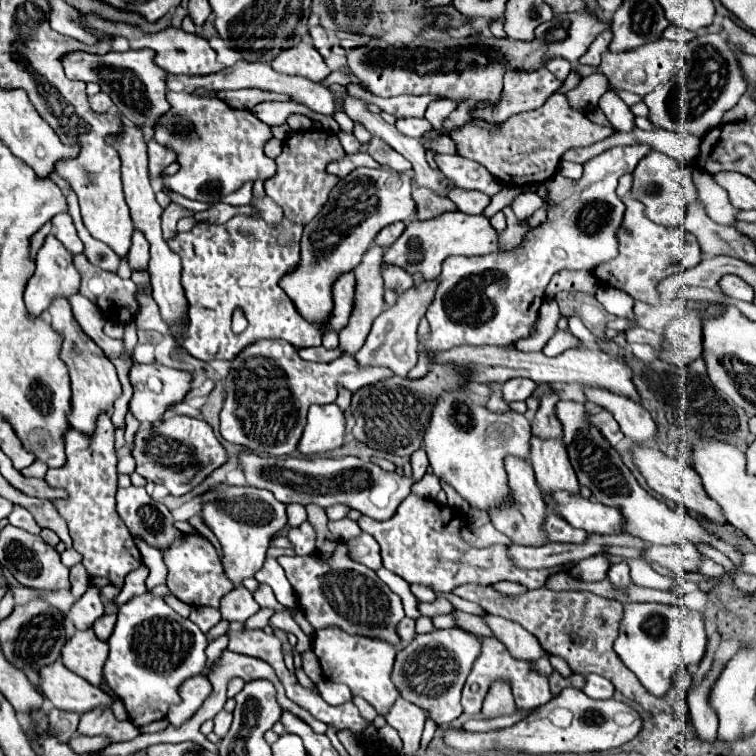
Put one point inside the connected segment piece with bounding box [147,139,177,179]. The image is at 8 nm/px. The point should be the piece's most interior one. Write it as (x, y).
(159, 157)

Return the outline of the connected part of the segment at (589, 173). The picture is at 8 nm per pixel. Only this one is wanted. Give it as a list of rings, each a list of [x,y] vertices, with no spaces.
[[[651,145],[611,147],[583,165],[585,173],[579,181],[565,179],[559,173],[549,179],[549,217],[543,225],[531,229],[515,251],[479,257],[455,255],[445,259],[443,271],[437,277],[439,287],[435,299],[425,315],[429,319],[431,333],[429,339],[421,339],[423,351],[419,353],[419,363],[407,379],[421,379],[427,373],[429,357],[437,351],[447,351],[459,345],[507,347],[515,345],[519,339],[531,337],[539,319],[545,287],[557,271],[591,271],[595,265],[617,255],[615,231],[625,213],[625,205],[615,195],[617,179],[625,173],[633,173],[639,159],[645,157],[649,149]]]

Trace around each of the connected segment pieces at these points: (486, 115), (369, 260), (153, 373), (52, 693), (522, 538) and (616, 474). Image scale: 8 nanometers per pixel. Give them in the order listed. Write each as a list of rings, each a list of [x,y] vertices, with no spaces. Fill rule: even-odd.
[[[541,67],[537,71],[507,71],[505,79],[503,79],[503,91],[501,91],[501,97],[495,105],[489,105],[489,103],[481,103],[481,107],[477,107],[477,111],[473,111],[473,119],[481,119],[485,123],[503,123],[507,117],[515,115],[515,113],[523,113],[523,111],[531,111],[531,109],[537,109],[545,103],[547,97],[551,97],[555,91],[559,91],[561,87],[561,81],[555,79],[555,75],[551,71],[547,71],[547,68]]]
[[[371,245],[371,249],[363,257],[363,263],[353,269],[353,275],[355,275],[355,281],[357,281],[357,285],[355,285],[355,297],[353,297],[353,311],[351,311],[349,323],[339,331],[339,347],[343,347],[345,353],[349,353],[349,355],[355,355],[361,349],[361,345],[365,343],[365,339],[367,339],[367,335],[371,331],[373,319],[385,307],[381,263],[383,263],[383,249],[379,249],[377,245]]]
[[[133,363],[131,371],[129,371],[129,379],[133,385],[133,399],[129,403],[129,411],[133,413],[133,417],[139,423],[159,423],[163,421],[165,411],[175,405],[181,403],[185,399],[185,395],[191,391],[191,373],[189,371],[181,371],[175,367],[165,367],[161,363]]]
[[[61,661],[41,667],[39,671],[39,691],[45,699],[49,699],[57,709],[87,713],[97,705],[111,707],[119,721],[127,719],[125,705],[121,699],[113,701],[105,691],[87,683],[79,675],[71,673]]]
[[[509,457],[509,459],[505,459],[505,471],[507,471],[509,487],[511,487],[511,499],[503,507],[489,509],[491,523],[499,531],[503,531],[505,535],[509,535],[513,539],[513,543],[519,543],[519,545],[541,545],[541,543],[545,543],[543,521],[545,521],[545,509],[547,509],[547,505],[543,501],[541,489],[537,487],[531,463],[525,461],[525,459]]]
[[[559,401],[557,403],[557,417],[563,423],[563,441],[567,445],[569,451],[569,459],[571,465],[575,469],[577,481],[585,487],[591,489],[593,497],[609,507],[617,507],[621,511],[621,515],[625,515],[625,533],[639,537],[643,541],[655,543],[655,545],[681,545],[681,543],[705,543],[717,551],[721,551],[723,555],[727,555],[735,567],[743,565],[743,555],[741,551],[731,545],[725,543],[723,539],[719,539],[713,533],[707,533],[701,523],[685,509],[671,509],[665,503],[661,503],[659,499],[655,499],[653,495],[649,495],[631,475],[631,471],[623,465],[619,453],[603,439],[603,435],[589,427],[587,423],[587,413],[585,407],[581,403],[573,403],[573,401]]]

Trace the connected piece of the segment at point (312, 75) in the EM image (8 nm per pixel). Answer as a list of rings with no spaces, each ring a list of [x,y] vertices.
[[[297,43],[291,49],[281,51],[271,61],[271,67],[279,73],[301,75],[311,81],[323,81],[331,73],[319,51],[309,43]]]

